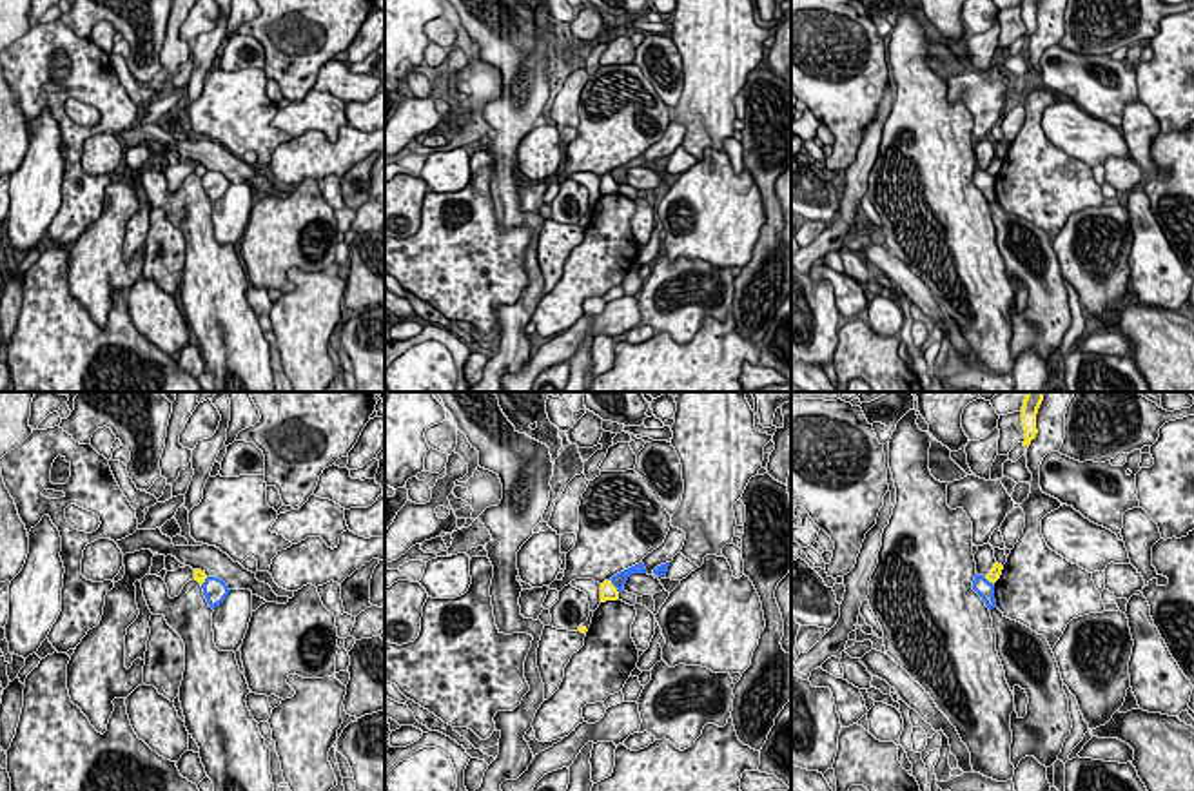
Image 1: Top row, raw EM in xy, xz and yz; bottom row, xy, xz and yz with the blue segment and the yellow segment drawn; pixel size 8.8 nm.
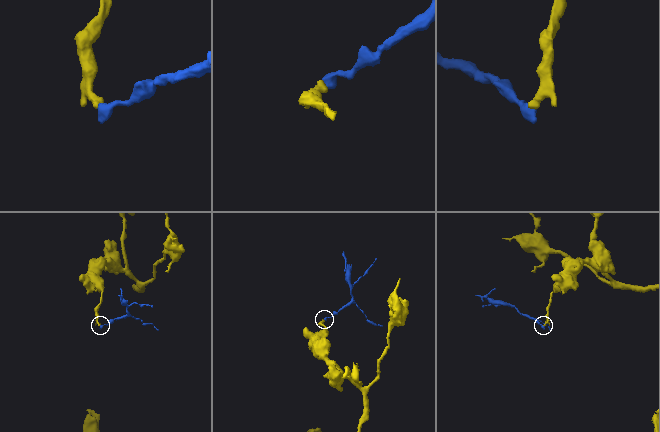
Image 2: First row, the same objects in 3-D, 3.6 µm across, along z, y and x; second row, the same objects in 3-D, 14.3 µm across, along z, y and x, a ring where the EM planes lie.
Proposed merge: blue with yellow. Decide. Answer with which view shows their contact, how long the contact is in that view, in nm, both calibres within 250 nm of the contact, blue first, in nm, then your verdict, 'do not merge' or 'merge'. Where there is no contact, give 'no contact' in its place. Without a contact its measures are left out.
contact in xz; length 150 nm; calibres 120 and 160 nm; do not merge

